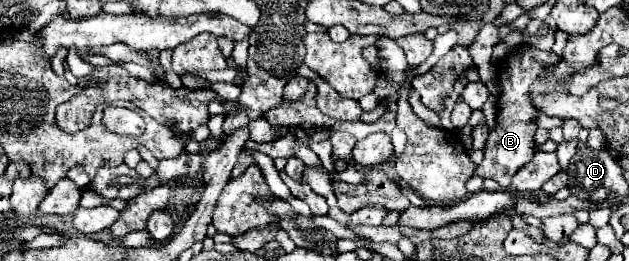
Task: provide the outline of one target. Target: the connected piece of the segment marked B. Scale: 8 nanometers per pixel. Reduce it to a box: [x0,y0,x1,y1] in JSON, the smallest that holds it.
[474,46,562,188]

